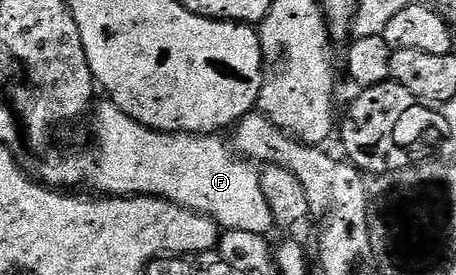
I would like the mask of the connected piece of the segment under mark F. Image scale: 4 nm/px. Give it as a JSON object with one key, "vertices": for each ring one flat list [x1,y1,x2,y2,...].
{"vertices":[[108,98,99,99,93,105,89,120,94,141,87,148,66,148,63,152,49,151,36,173,41,183,55,190,89,189,91,193,102,196,155,196,158,200,167,200,181,208,198,212,201,216,213,220,219,229,231,232,266,236,269,228,275,227,272,210,268,210,268,201,264,198,264,190,260,190,259,169,251,161,239,158,227,145,226,149,218,141,217,135,154,132,133,120,128,114,124,114,120,106,116,106]]}

